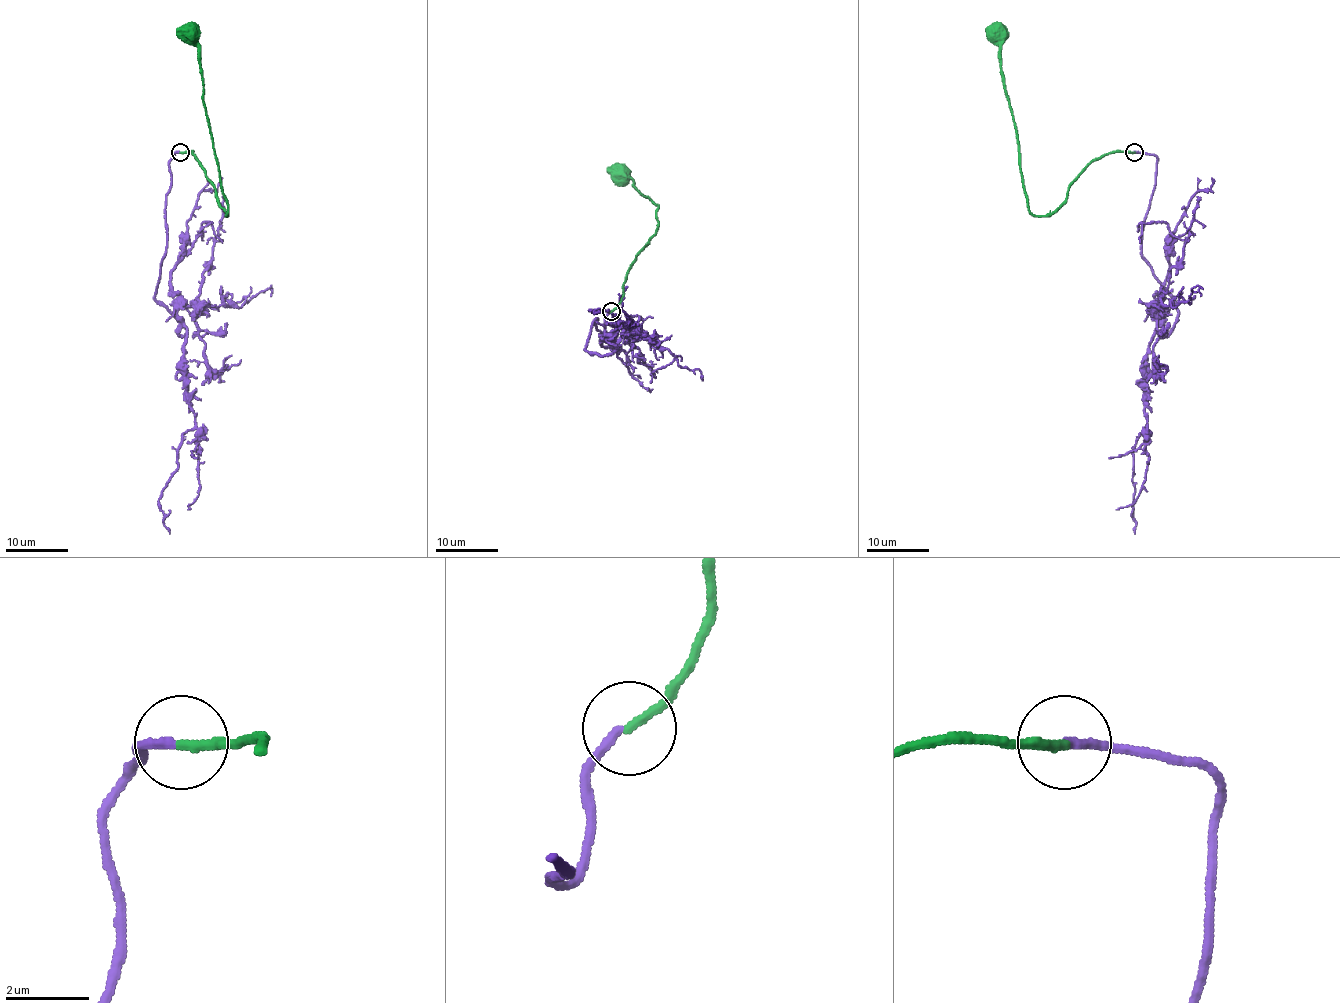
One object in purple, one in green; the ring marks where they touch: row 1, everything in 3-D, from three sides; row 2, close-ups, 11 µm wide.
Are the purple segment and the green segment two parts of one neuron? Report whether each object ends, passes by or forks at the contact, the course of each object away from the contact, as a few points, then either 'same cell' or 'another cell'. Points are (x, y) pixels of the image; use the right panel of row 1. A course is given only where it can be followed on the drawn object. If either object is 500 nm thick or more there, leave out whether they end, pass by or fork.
purple ends | green ends | purple via (1133, 151), (1157, 158), (1141, 256), (1177, 311), (1171, 332), (1155, 330), (1144, 368), (1135, 534) | green via (1133, 151), (1110, 151), (1096, 158), (1072, 183), (1067, 198), (1058, 208), (1035, 216), (1028, 209), (995, 34) | same cell

